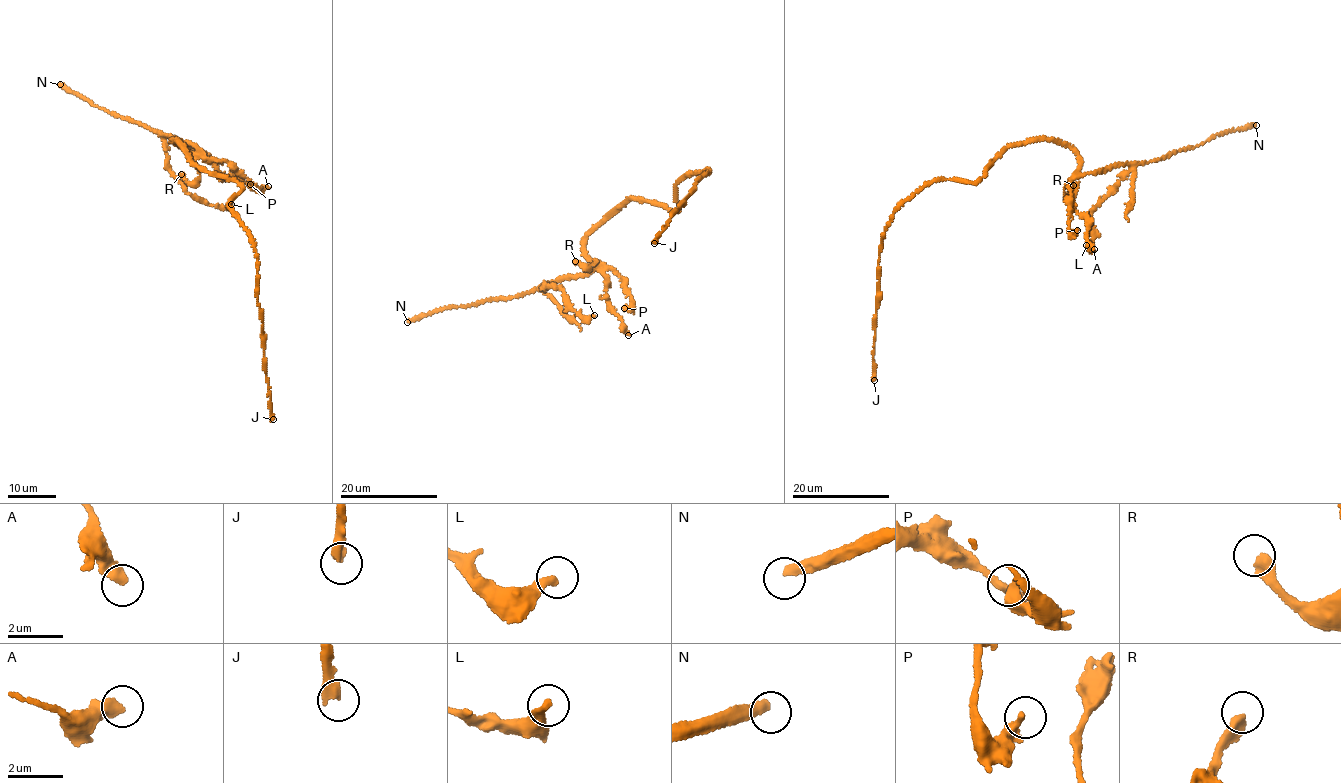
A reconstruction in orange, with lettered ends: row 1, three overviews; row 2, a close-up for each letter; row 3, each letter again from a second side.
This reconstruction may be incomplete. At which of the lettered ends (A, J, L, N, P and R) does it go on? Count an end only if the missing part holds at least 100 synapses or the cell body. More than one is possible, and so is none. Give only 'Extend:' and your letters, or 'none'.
Extend: N

